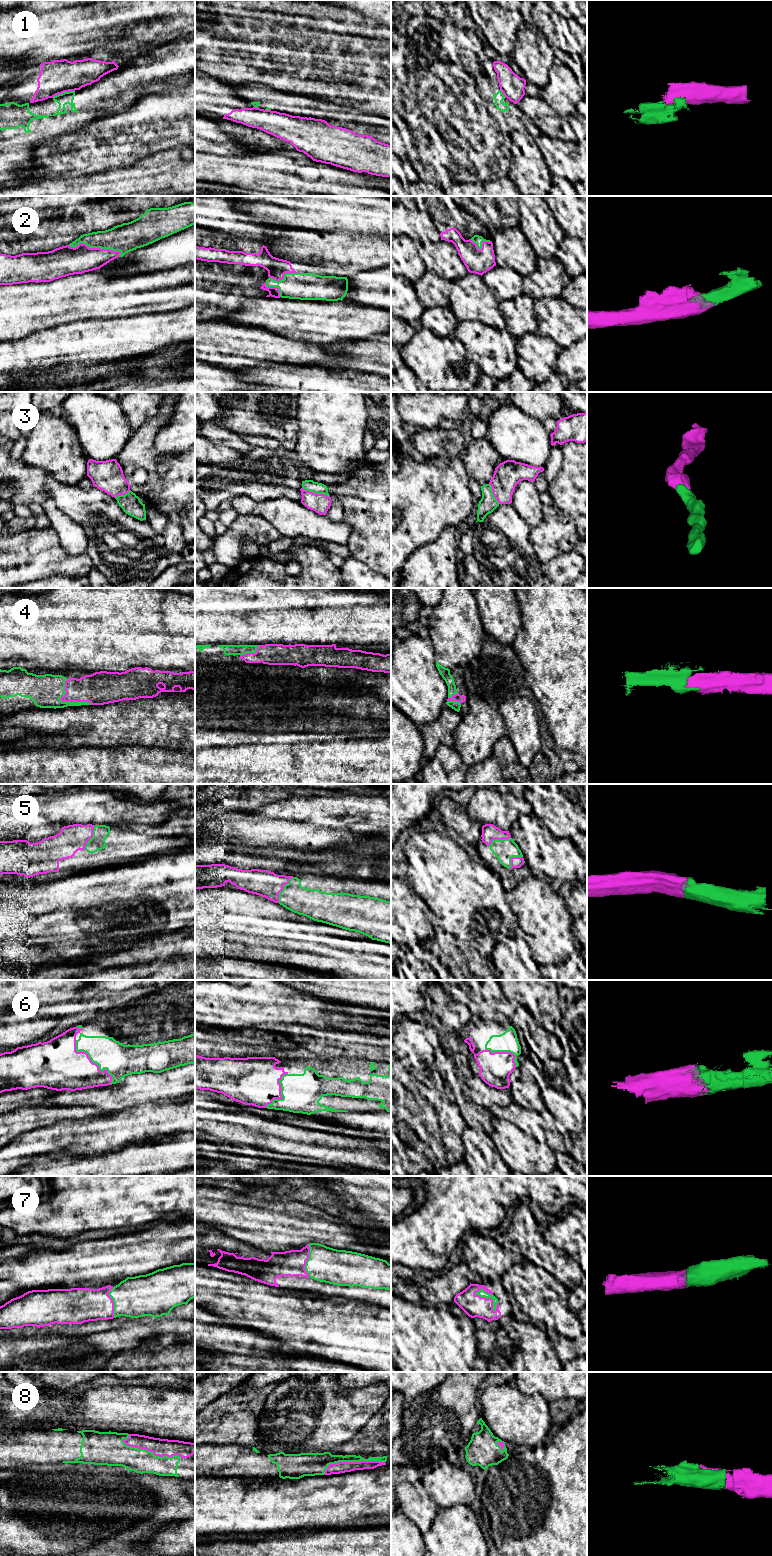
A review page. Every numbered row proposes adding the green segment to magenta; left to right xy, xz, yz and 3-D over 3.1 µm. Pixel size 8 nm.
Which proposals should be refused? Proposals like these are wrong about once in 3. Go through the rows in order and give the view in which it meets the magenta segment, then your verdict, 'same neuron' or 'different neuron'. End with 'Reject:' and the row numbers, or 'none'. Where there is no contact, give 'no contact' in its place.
1: xy | different neuron
2: xy | same neuron
3: xz | same neuron
4: xy | same neuron
5: xz | same neuron
6: xy | same neuron
7: yz | same neuron
8: xy | same neuron
Reject: 1

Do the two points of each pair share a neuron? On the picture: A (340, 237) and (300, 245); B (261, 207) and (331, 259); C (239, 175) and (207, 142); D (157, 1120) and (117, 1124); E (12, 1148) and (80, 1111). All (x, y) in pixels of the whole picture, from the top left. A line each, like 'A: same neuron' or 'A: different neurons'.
A: same neuron
B: different neurons
C: different neurons
D: same neuron
E: different neurons

